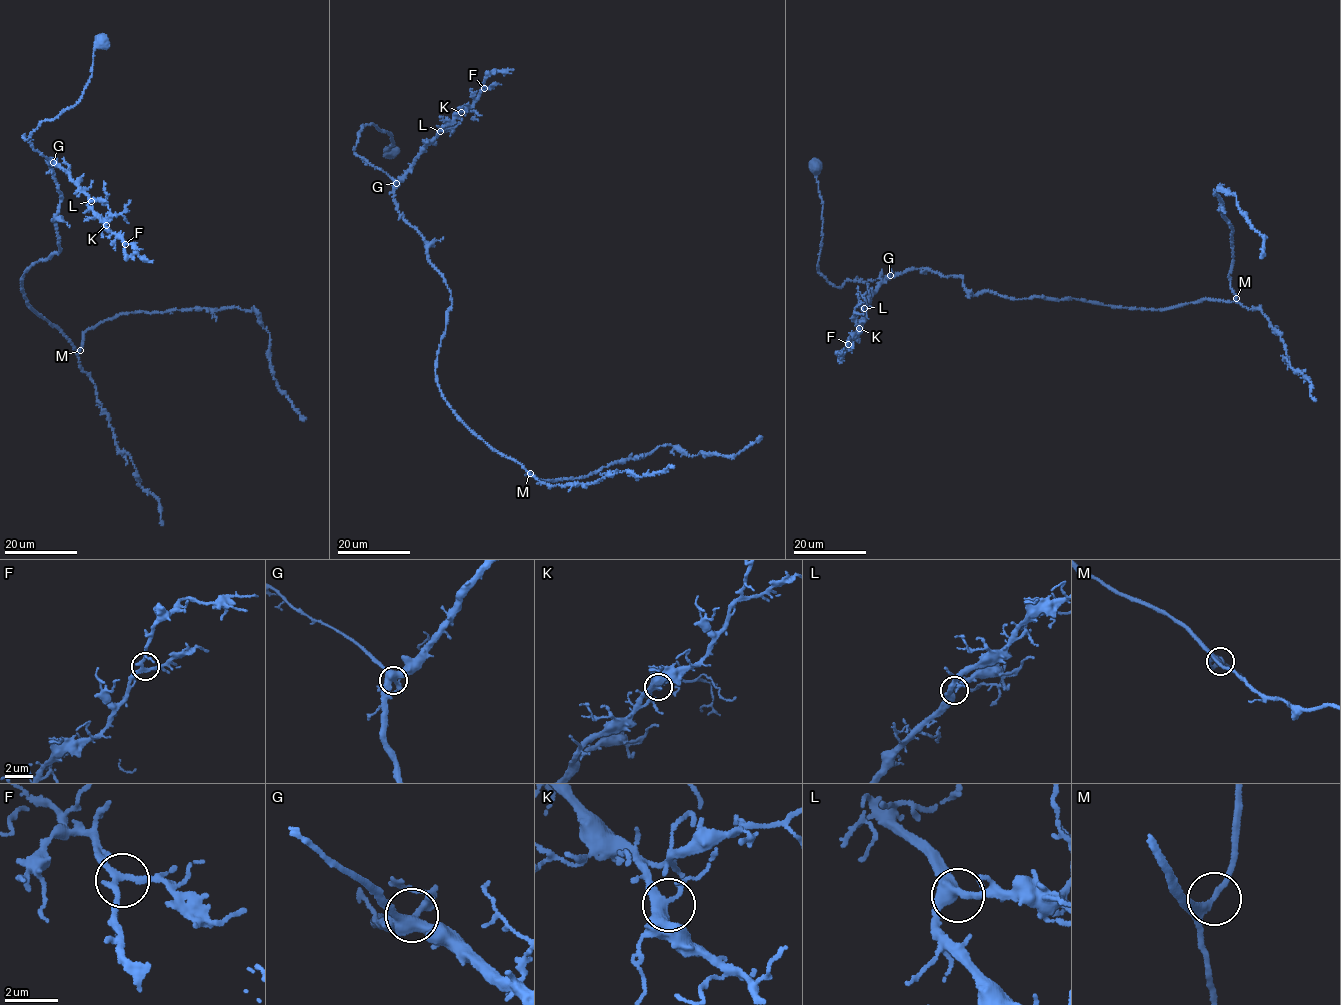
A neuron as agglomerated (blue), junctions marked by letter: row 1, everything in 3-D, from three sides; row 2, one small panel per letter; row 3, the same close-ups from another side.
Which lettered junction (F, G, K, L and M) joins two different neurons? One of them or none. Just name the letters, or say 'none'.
none

